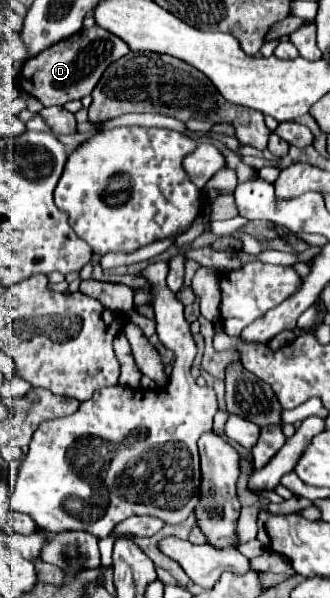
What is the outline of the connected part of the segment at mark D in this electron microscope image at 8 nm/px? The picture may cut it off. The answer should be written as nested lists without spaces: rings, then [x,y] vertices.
[[[99,25],[81,29],[69,39],[55,43],[51,49],[45,49],[37,57],[27,59],[21,71],[21,89],[37,97],[45,107],[65,105],[67,101],[91,95],[103,71],[129,51],[131,49],[127,47],[127,43],[123,43],[123,39],[111,35],[109,31],[103,31],[103,27]]]

